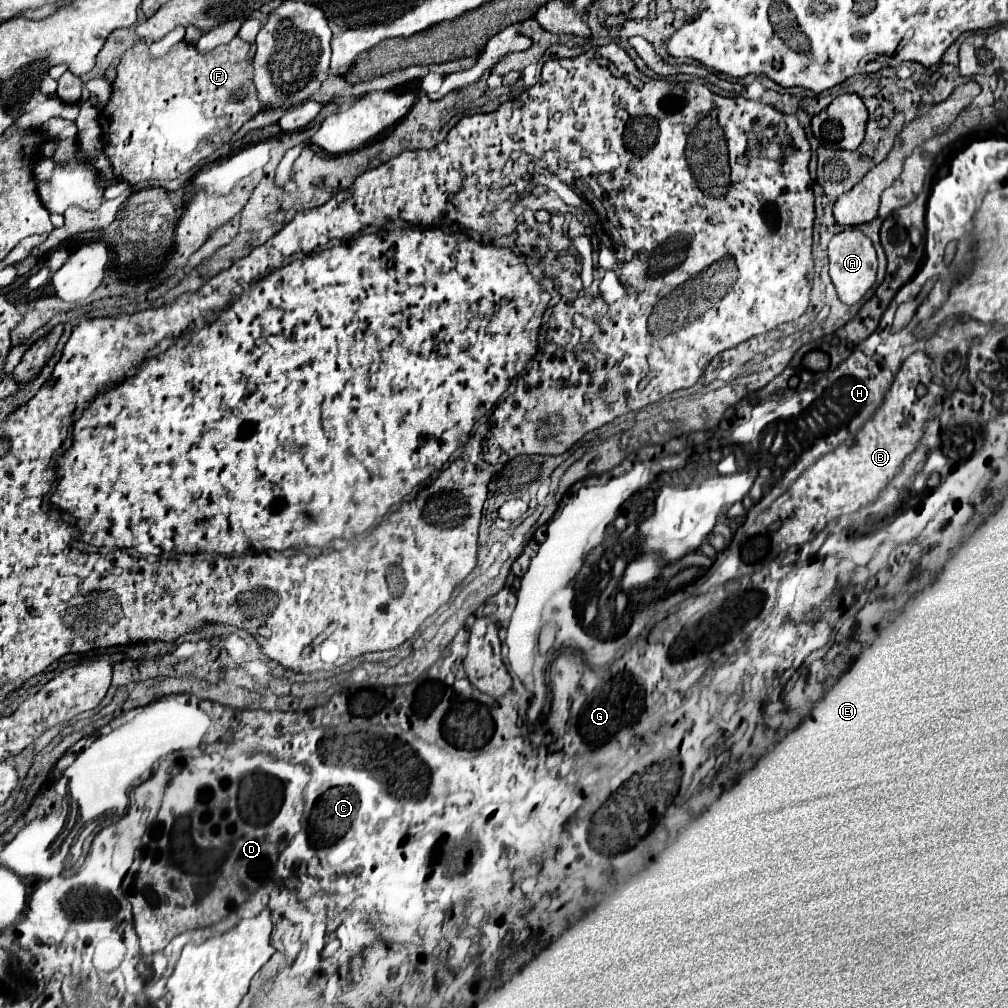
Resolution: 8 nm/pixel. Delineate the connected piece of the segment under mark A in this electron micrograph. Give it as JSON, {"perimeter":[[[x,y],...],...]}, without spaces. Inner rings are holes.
{"perimeter":[[[845,229],[839,235],[833,235],[829,241],[829,277],[837,289],[839,299],[845,305],[855,305],[875,283],[877,275],[877,255],[871,239],[857,229]]]}

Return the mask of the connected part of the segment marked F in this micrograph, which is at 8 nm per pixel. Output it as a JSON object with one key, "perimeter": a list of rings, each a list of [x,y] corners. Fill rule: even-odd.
{"perimeter":[[[235,37],[231,43],[227,45],[221,45],[209,53],[197,53],[193,49],[193,45],[187,45],[185,41],[177,43],[165,57],[161,59],[151,59],[149,53],[147,53],[149,45],[147,43],[137,43],[133,45],[131,49],[125,51],[125,55],[121,57],[121,63],[117,67],[117,79],[113,81],[113,97],[111,97],[111,103],[101,111],[99,115],[99,123],[101,123],[101,129],[103,129],[103,153],[109,157],[111,161],[111,167],[113,167],[113,179],[115,181],[127,181],[131,185],[147,185],[149,181],[171,181],[171,179],[177,179],[181,175],[185,175],[191,167],[195,167],[199,161],[207,159],[209,155],[213,155],[219,147],[223,147],[231,137],[233,133],[245,123],[249,121],[251,117],[255,117],[259,111],[261,111],[261,103],[257,99],[257,91],[255,91],[255,85],[253,85],[253,73],[251,73],[251,65],[245,63],[247,59],[247,51],[249,51],[249,43]],[[241,89],[245,89],[245,97],[233,97],[237,93],[241,93]]]}

